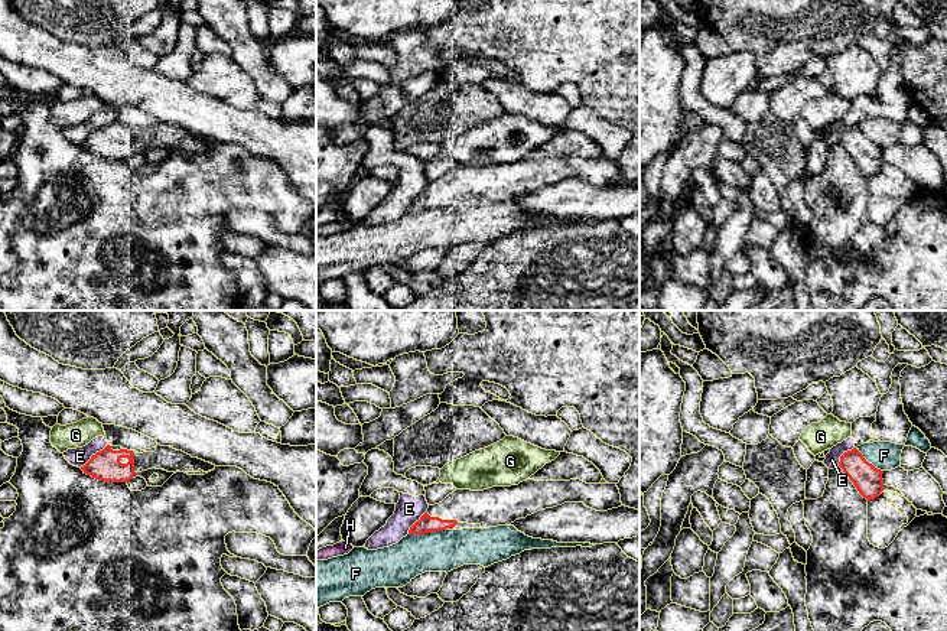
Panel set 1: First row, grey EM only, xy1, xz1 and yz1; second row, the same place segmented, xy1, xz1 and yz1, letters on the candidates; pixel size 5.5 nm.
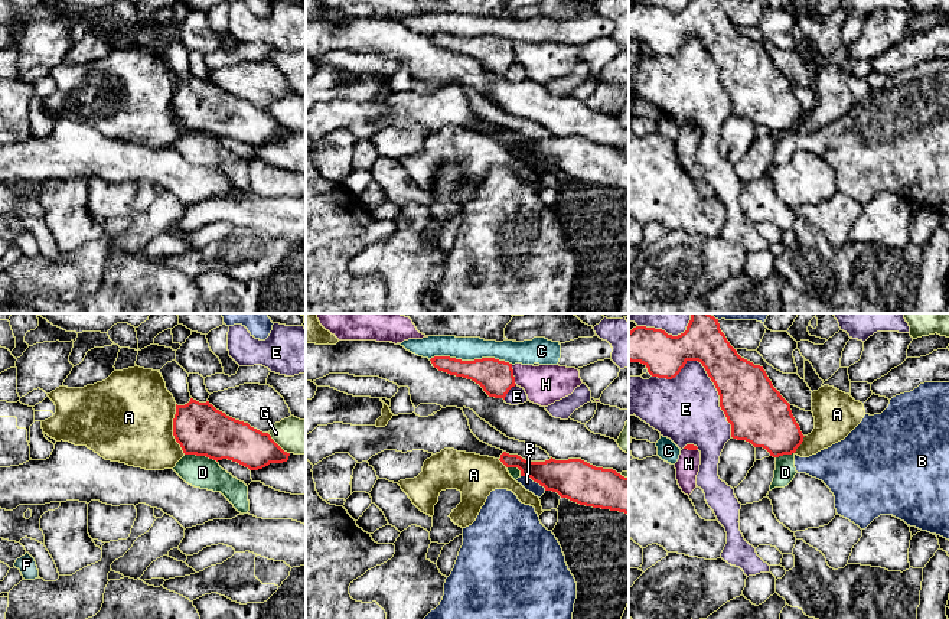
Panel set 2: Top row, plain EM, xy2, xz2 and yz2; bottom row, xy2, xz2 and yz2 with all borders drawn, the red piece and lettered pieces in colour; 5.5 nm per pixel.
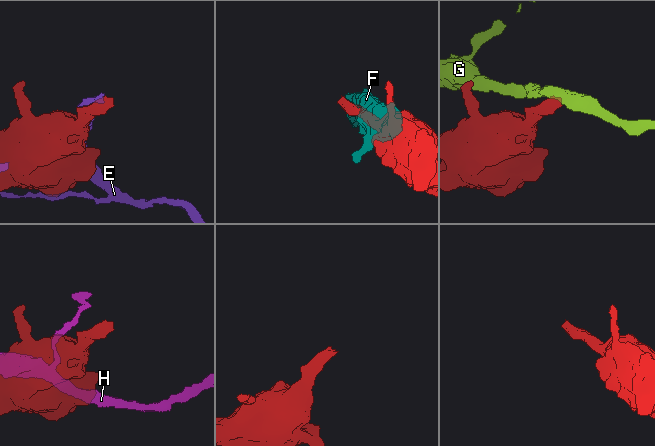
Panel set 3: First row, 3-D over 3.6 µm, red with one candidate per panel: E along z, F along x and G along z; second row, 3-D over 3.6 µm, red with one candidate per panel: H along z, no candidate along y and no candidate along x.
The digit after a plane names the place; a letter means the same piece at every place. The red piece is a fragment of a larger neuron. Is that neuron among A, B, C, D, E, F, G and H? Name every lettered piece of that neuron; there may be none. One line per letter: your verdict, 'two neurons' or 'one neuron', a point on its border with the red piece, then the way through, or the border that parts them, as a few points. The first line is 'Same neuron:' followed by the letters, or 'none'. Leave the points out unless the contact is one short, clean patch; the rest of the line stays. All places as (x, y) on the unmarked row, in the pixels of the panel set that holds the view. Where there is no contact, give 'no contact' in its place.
Same neuron: none
A: two neurons | xy2 (173, 106)
B: two neurons | xz2 (534, 157)
C: two neurons | xz2 (472, 38)
D: two neurons | xy2 (201, 132) | along xy2 (185, 130), (212, 134), (217, 139)
E: two neurons | yz2 (708, 52)
F: two neurons | xz1 (426, 208)
G: two neurons | xy2 (277, 121)
H: two neurons | xz2 (512, 52)

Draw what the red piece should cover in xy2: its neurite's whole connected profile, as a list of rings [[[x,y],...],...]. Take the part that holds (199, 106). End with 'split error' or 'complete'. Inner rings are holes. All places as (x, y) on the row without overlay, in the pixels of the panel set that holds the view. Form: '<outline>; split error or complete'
[[[193,75],[185,82],[176,81],[173,113],[185,131],[206,133],[216,139],[228,136],[250,147],[287,139],[290,133],[268,110],[226,92],[209,78]]]; complete

